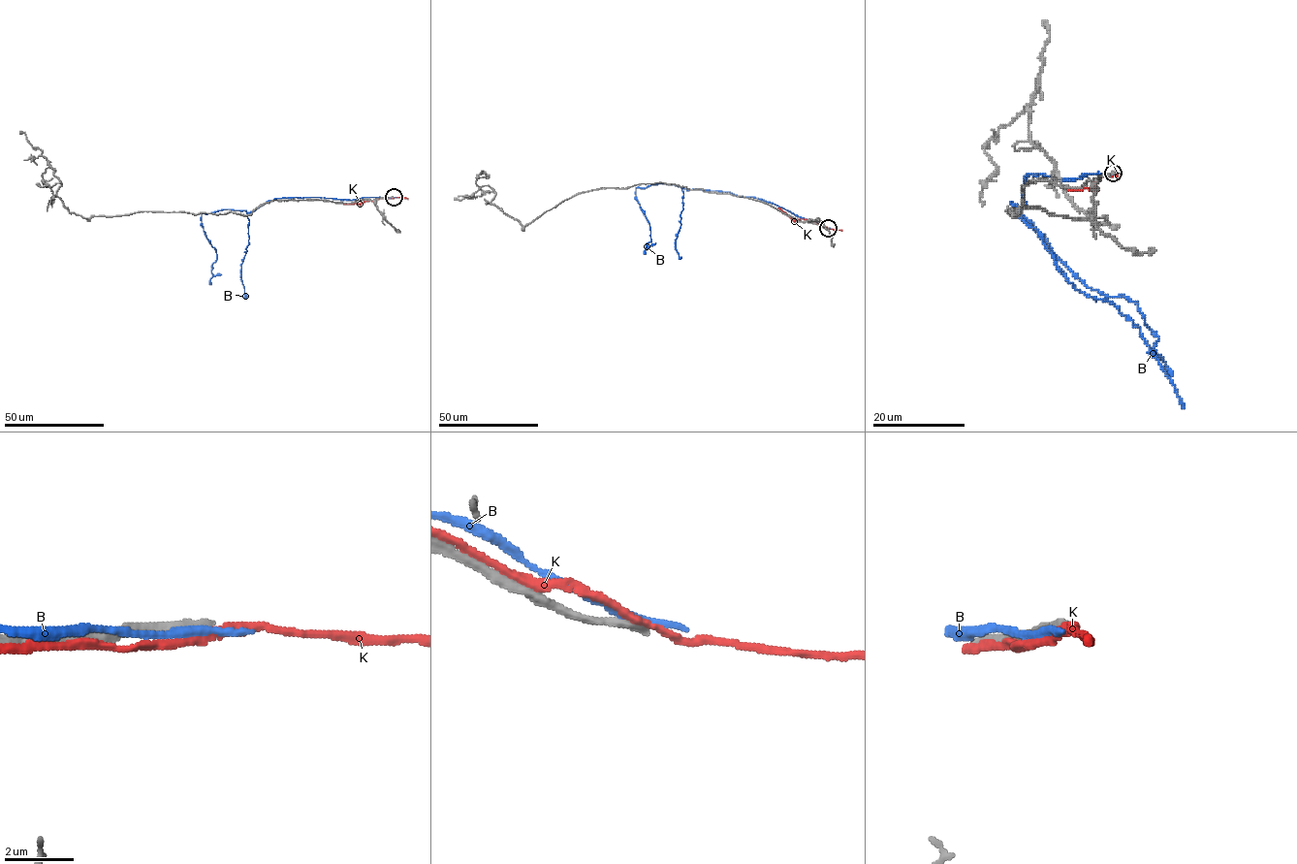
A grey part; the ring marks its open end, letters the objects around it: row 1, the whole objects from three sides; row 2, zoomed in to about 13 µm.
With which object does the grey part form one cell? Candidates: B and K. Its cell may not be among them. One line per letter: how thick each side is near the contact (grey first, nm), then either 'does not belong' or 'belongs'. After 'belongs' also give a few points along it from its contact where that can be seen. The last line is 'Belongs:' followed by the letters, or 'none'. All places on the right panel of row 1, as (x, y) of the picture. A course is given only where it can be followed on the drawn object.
B: calibres 360 and 240 nm; does not belong
K: calibres 340 and 200 nm; does not belong
Belongs: none

